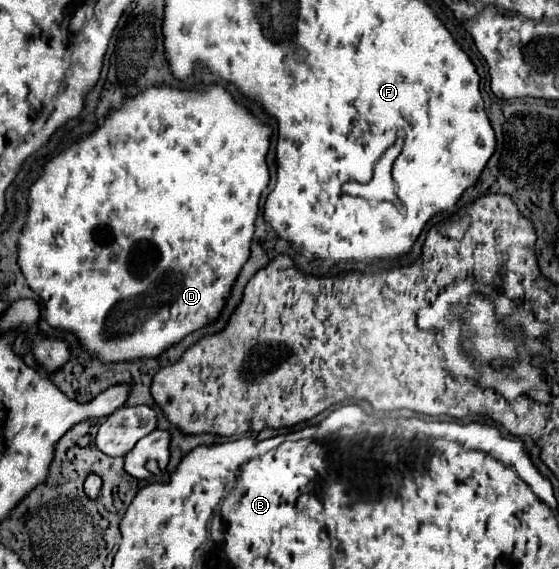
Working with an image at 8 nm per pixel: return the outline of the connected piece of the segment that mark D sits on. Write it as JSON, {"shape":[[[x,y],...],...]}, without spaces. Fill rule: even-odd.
{"shape":[[[159,84],[159,86],[147,86],[143,92],[135,96],[125,96],[119,108],[109,110],[103,126],[99,126],[97,130],[93,130],[83,138],[77,138],[71,146],[67,146],[51,160],[47,160],[43,164],[41,176],[27,190],[29,212],[17,244],[19,270],[25,276],[31,290],[37,292],[39,298],[43,300],[47,324],[73,334],[79,340],[81,348],[91,358],[97,358],[105,364],[159,358],[165,350],[179,344],[185,336],[213,324],[227,304],[227,296],[231,294],[231,284],[235,284],[235,276],[239,276],[243,264],[251,254],[249,248],[259,212],[259,198],[261,198],[259,192],[263,192],[269,184],[269,168],[267,168],[269,140],[271,140],[271,126],[253,116],[251,110],[245,108],[243,104],[237,104],[233,94],[225,86],[197,84],[193,88],[177,88]]]}

